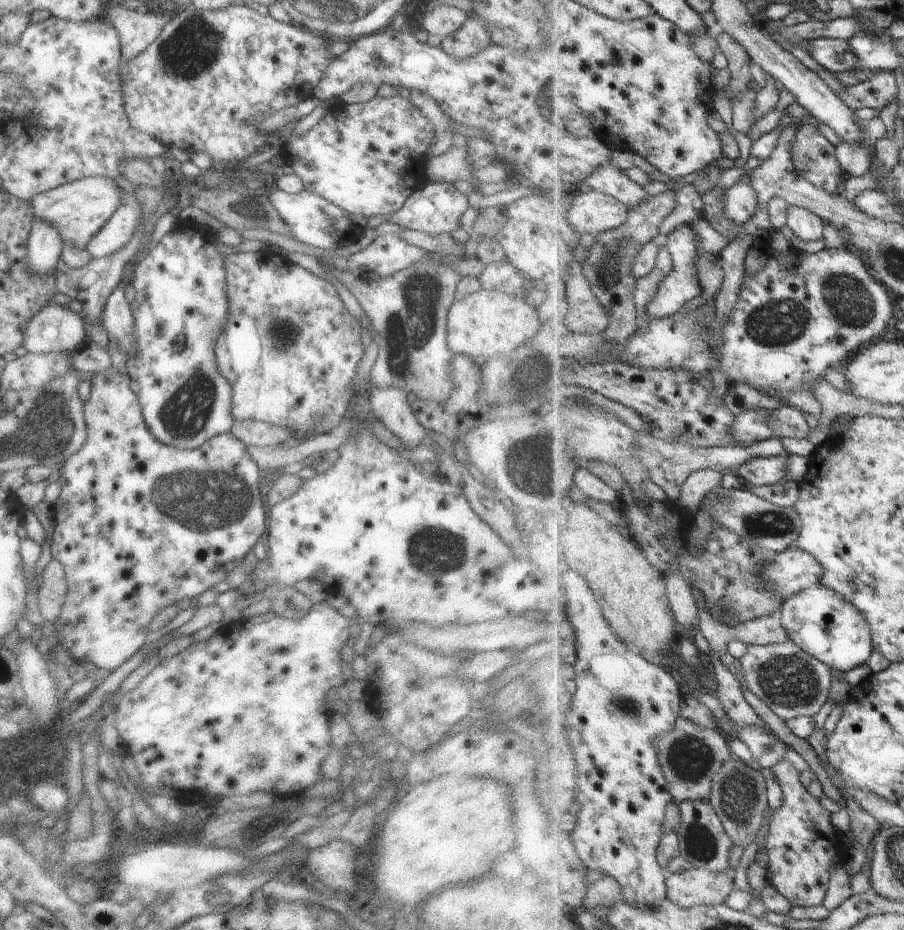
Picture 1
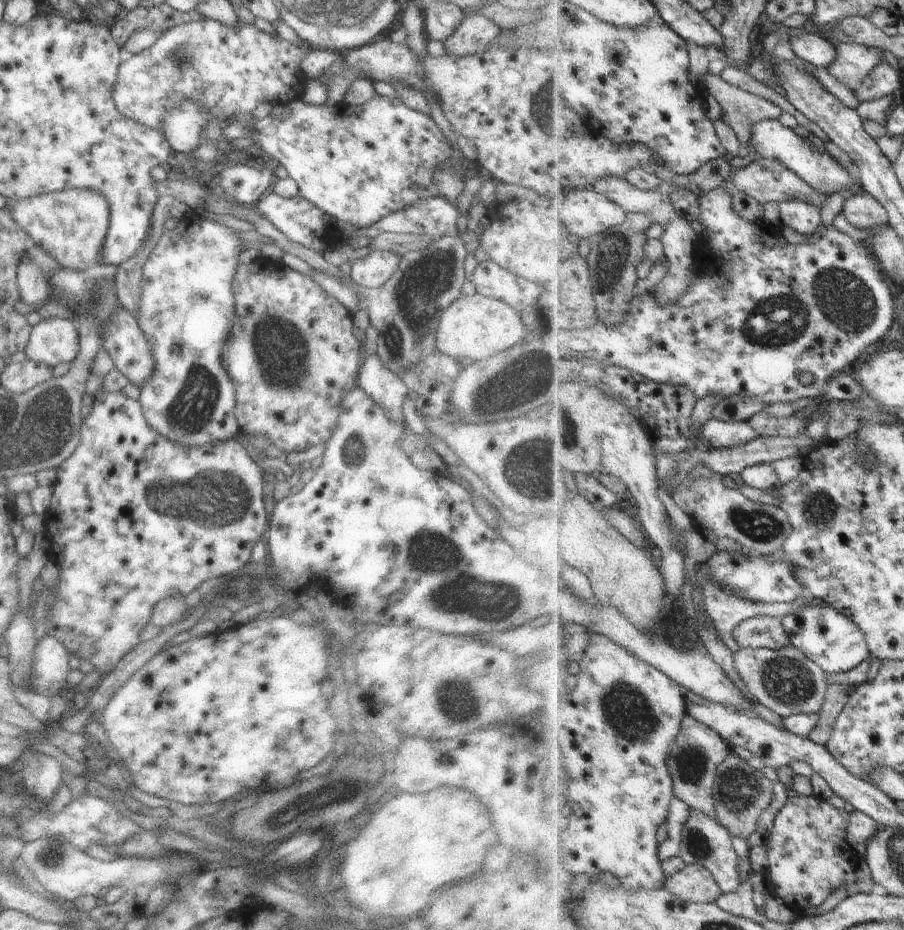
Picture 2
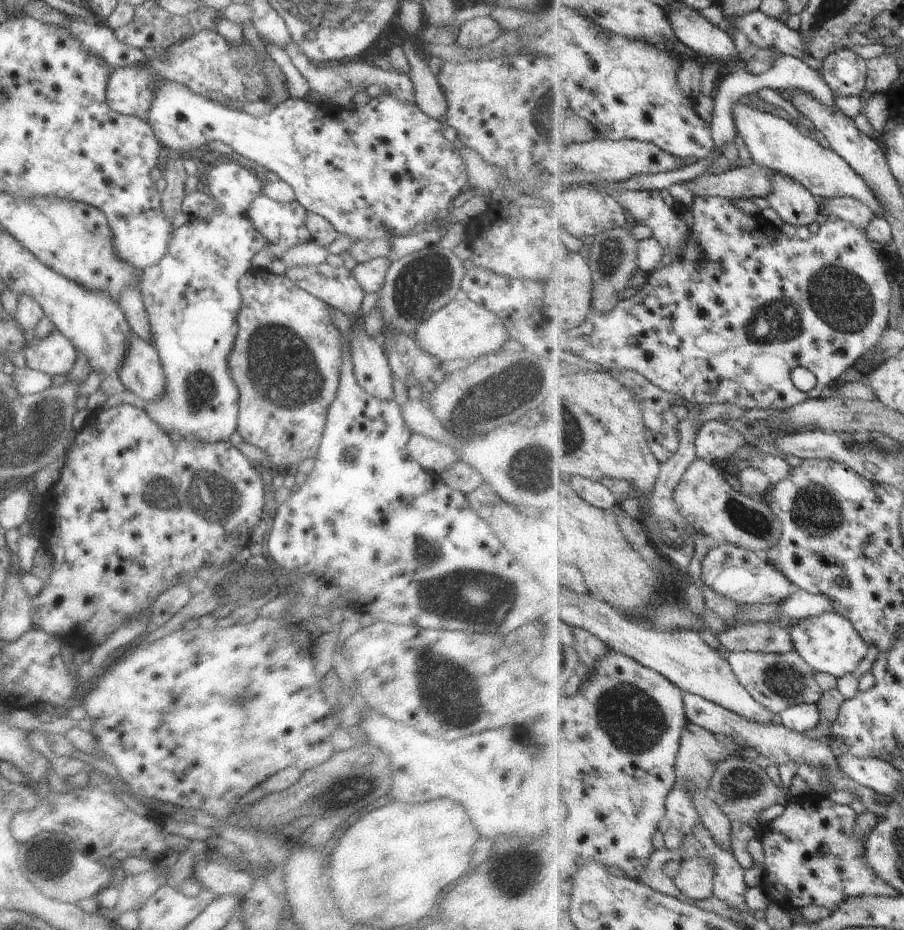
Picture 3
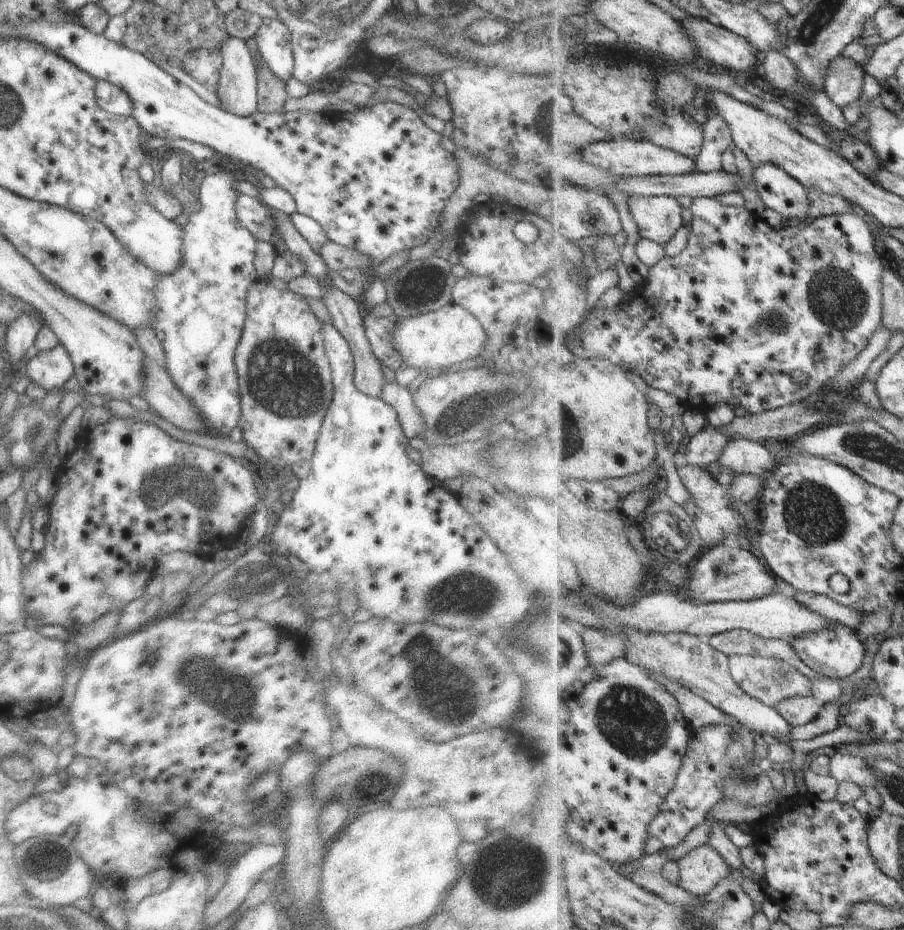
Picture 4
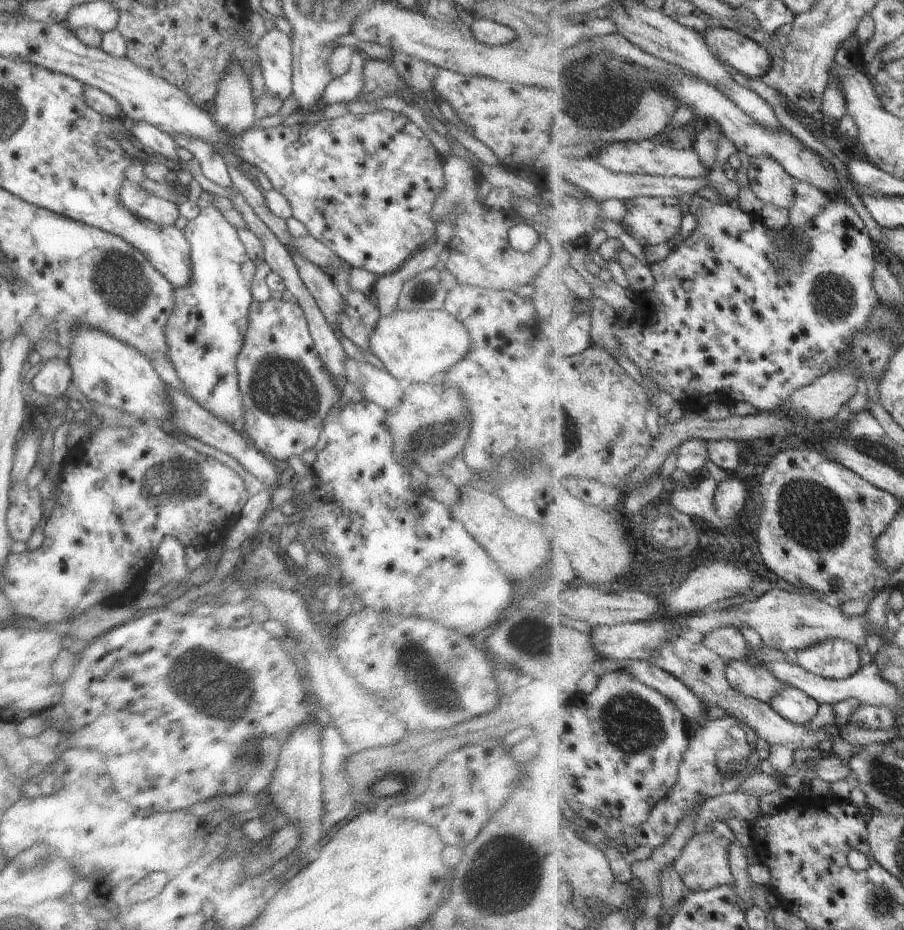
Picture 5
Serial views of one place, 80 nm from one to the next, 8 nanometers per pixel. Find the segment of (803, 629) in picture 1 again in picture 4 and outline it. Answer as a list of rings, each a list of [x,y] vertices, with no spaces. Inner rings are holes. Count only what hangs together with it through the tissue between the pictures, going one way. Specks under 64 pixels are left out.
[[[831,623],[818,631],[807,631],[799,638],[793,639],[792,647],[798,657],[819,676],[831,679],[846,679],[855,674],[863,666],[863,658],[868,645],[859,640],[859,636],[849,625],[843,623]]]

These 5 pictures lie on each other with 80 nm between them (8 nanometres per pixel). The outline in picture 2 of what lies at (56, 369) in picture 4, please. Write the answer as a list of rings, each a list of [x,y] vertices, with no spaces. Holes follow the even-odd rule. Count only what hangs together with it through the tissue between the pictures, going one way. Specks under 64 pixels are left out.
[[[57,316],[41,319],[30,326],[24,346],[26,358],[53,368],[57,363],[72,361],[79,350],[78,325]]]

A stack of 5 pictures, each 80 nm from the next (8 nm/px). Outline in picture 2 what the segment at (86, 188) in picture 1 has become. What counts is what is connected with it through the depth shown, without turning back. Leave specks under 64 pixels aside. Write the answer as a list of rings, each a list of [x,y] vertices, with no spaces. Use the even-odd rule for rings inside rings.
[[[68,188],[18,201],[7,200],[3,206],[27,233],[31,243],[41,245],[60,264],[60,268],[79,272],[102,267],[100,248],[108,227],[106,200],[93,189]]]

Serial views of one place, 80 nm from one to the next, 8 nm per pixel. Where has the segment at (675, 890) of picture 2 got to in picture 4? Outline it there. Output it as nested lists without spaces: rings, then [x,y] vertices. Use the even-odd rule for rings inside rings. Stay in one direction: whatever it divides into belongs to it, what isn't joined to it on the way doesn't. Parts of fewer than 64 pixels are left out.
[[[706,840],[700,847],[690,850],[683,858],[677,860],[677,862],[680,866],[678,885],[698,897],[708,895],[731,872],[727,861]]]

